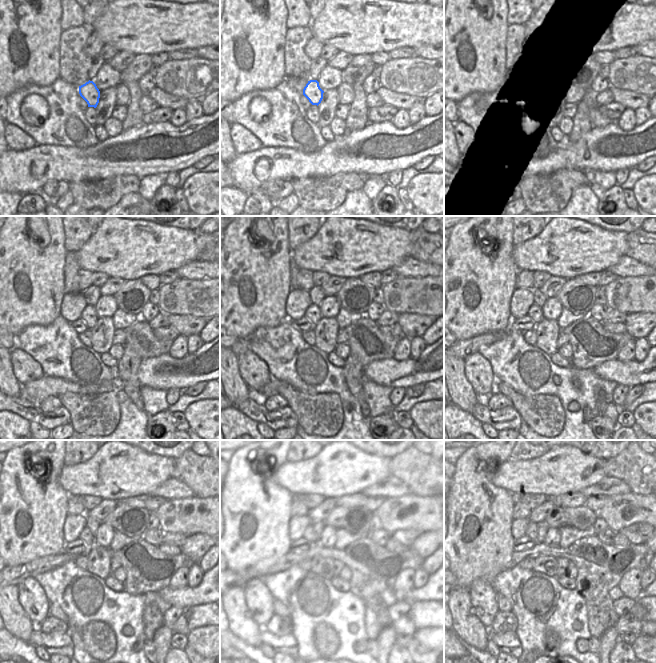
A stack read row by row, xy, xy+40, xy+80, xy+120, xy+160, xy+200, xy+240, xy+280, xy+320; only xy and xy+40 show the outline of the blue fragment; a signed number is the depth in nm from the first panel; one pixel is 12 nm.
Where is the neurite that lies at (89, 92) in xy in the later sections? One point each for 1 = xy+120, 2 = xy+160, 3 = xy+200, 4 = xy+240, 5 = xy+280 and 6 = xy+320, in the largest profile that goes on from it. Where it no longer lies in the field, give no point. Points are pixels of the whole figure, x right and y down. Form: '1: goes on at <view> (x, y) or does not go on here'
1: goes on at xy+120 (89, 316)
2: goes on at xy+160 (313, 314)
3: goes on at xy+200 (535, 312)
4: goes on at xy+240 (86, 535)
5: goes on at xy+280 (309, 534)
6: goes on at xy+320 (531, 531)

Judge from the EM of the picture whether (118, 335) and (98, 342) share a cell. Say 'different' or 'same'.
different

